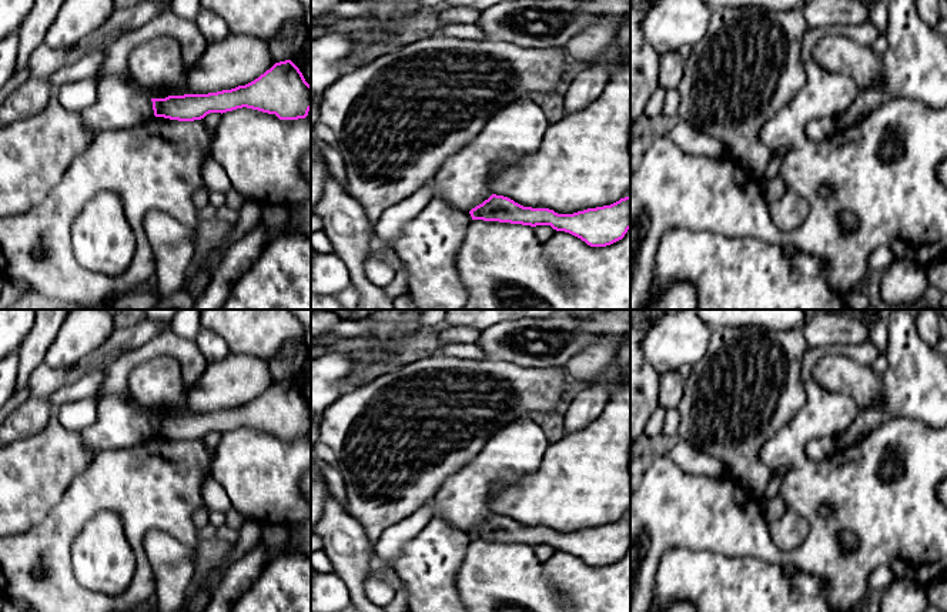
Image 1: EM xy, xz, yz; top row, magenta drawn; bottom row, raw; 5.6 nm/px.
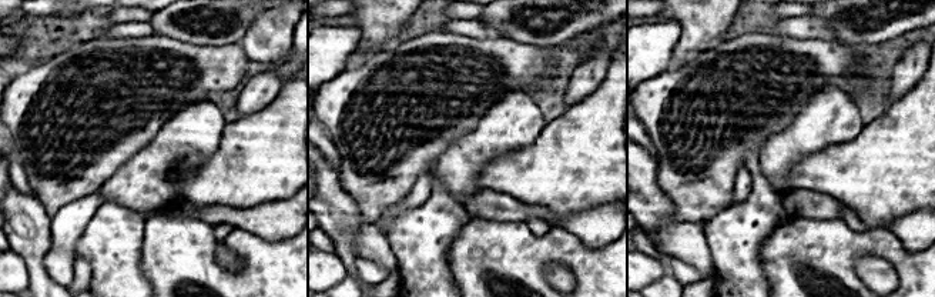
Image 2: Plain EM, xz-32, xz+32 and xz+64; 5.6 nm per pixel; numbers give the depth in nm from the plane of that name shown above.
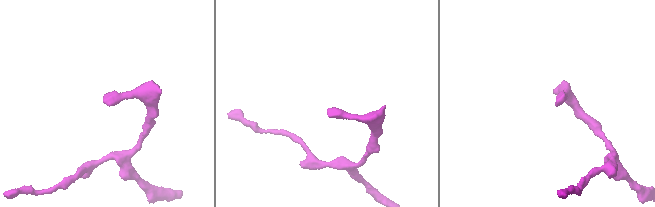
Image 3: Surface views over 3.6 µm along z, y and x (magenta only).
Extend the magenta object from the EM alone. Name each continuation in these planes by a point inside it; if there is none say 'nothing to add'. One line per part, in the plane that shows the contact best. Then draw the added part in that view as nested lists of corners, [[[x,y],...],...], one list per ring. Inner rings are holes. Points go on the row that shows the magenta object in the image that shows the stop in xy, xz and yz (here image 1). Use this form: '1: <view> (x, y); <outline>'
nothing to add

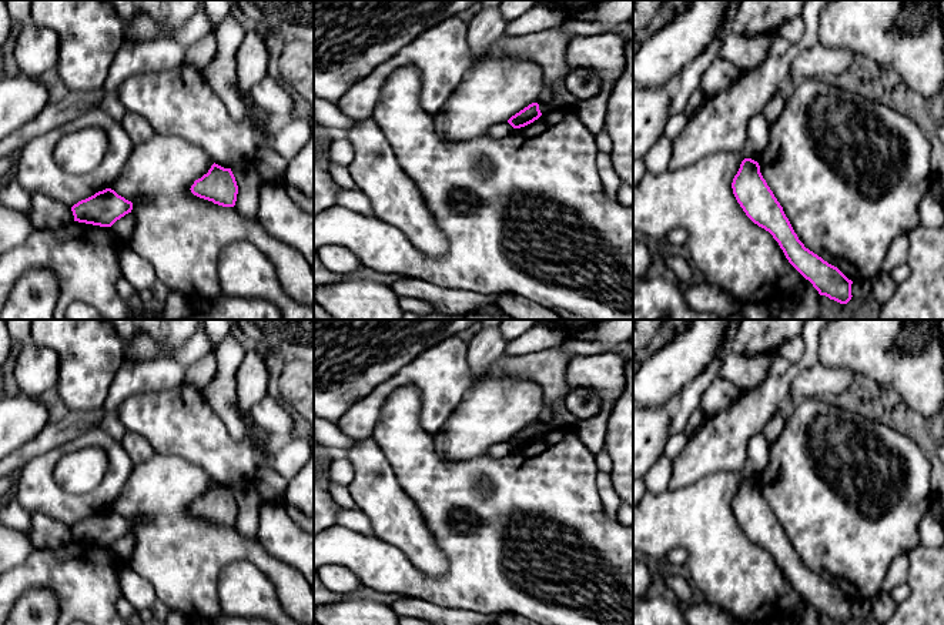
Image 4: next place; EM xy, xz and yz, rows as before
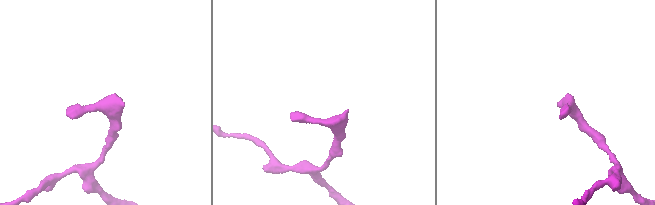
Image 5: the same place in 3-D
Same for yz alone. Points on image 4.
nothing to add

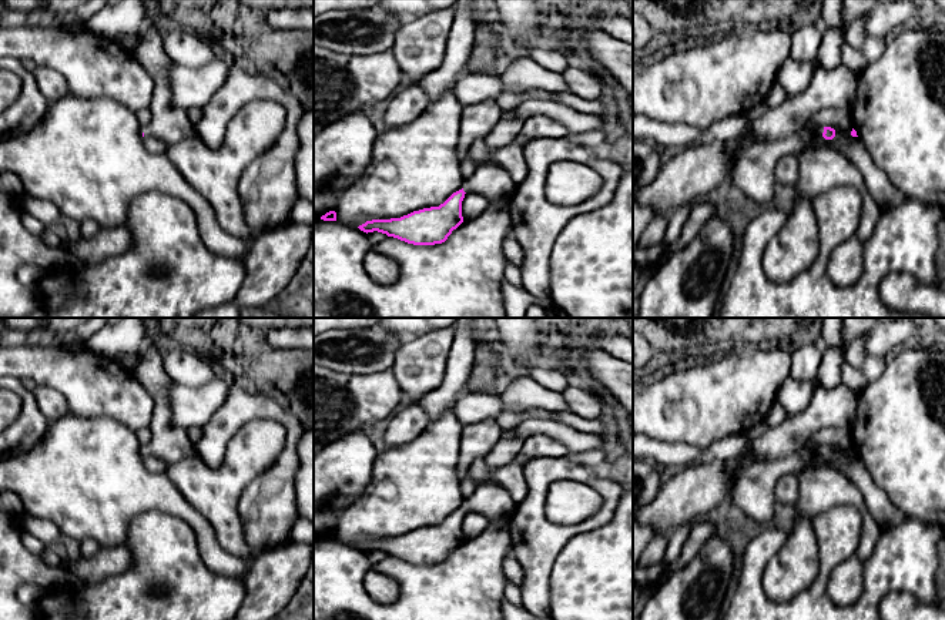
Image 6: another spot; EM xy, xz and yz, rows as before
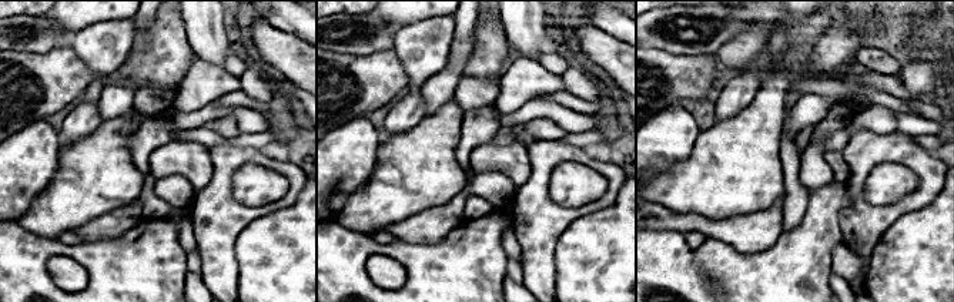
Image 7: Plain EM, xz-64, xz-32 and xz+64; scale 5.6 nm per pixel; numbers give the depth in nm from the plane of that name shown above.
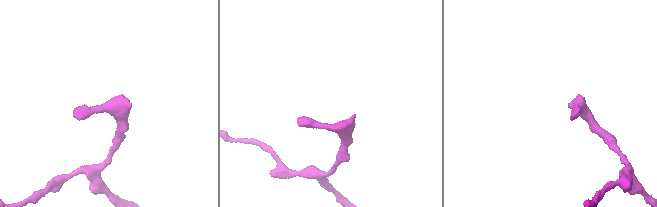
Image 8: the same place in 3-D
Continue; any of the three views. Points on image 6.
1: xy (170, 123); [[[155,27],[141,31],[131,54],[155,84],[150,104],[153,120],[143,128],[144,137],[155,137],[167,147],[194,137],[195,125],[190,121],[187,110],[172,103],[170,68],[174,63],[164,51],[162,36]]]

